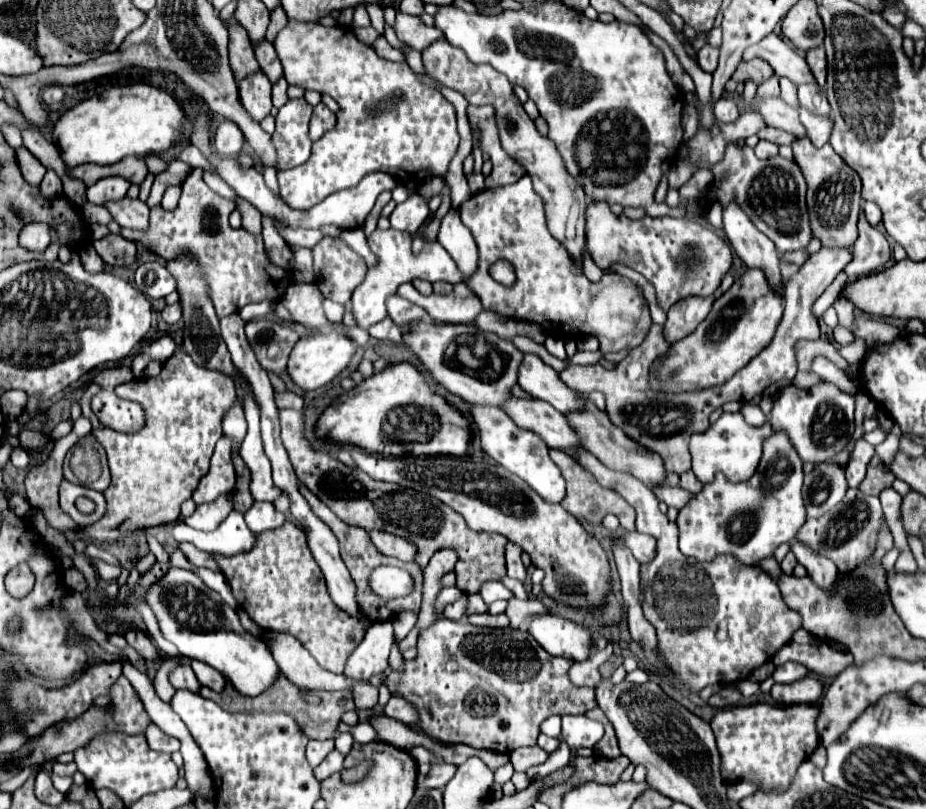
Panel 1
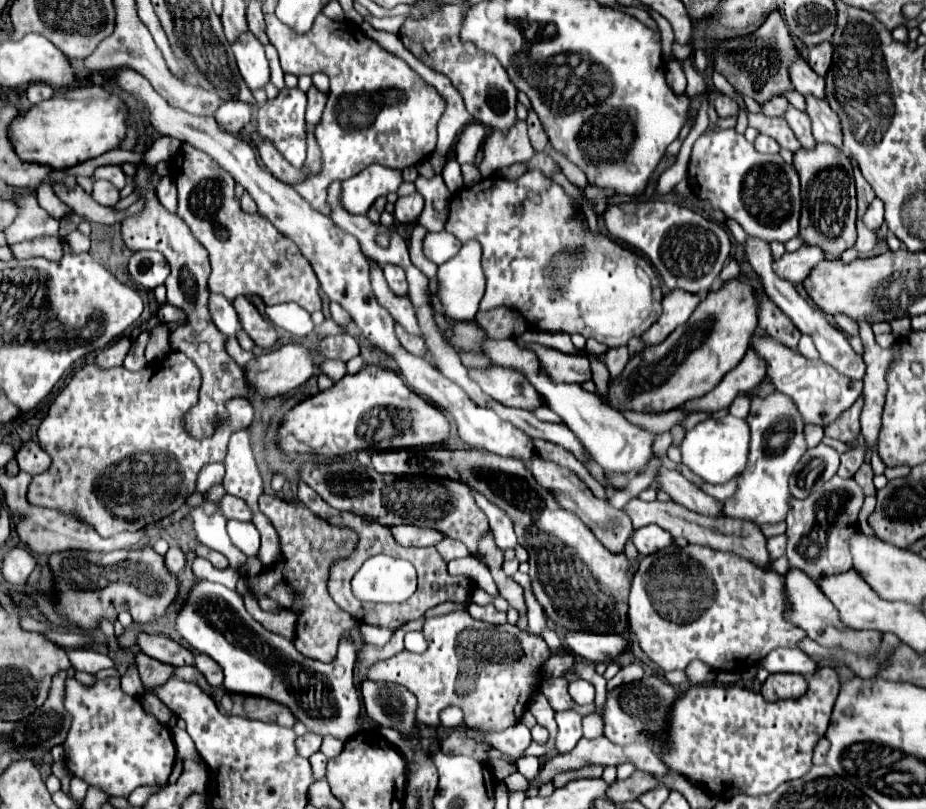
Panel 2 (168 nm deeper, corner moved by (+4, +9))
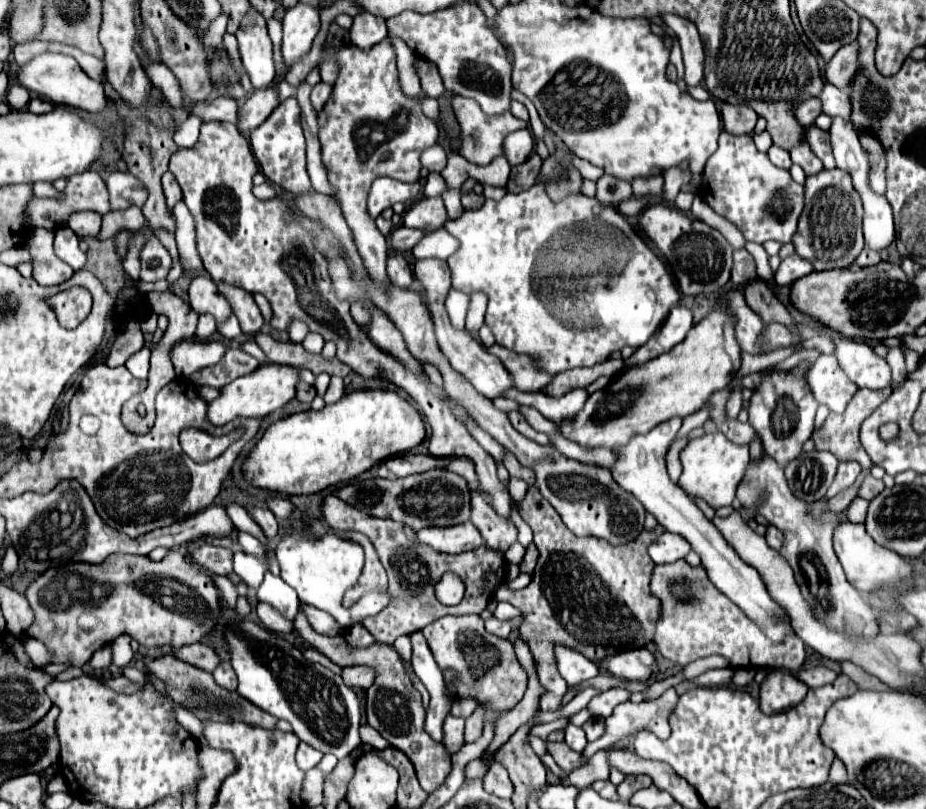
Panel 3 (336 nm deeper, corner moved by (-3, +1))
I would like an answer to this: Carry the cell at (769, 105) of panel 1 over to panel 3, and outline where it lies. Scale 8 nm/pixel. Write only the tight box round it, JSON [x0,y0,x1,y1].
[806,126,836,170]

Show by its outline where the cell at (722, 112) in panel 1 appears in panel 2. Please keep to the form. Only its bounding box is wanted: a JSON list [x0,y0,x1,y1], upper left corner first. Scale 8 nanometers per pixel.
[713,94,739,118]

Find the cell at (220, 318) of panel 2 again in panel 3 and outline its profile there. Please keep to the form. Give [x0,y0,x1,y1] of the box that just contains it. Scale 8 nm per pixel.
[188,276,232,322]

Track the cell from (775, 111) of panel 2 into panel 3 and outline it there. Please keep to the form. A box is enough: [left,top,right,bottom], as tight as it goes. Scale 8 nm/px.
[796,98,822,126]

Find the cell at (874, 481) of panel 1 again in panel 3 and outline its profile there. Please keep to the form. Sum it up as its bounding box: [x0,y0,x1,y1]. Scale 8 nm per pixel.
[858,474,884,500]

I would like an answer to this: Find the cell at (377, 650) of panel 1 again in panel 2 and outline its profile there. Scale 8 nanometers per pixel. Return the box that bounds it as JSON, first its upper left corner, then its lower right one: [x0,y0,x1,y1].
[173,580,395,738]

